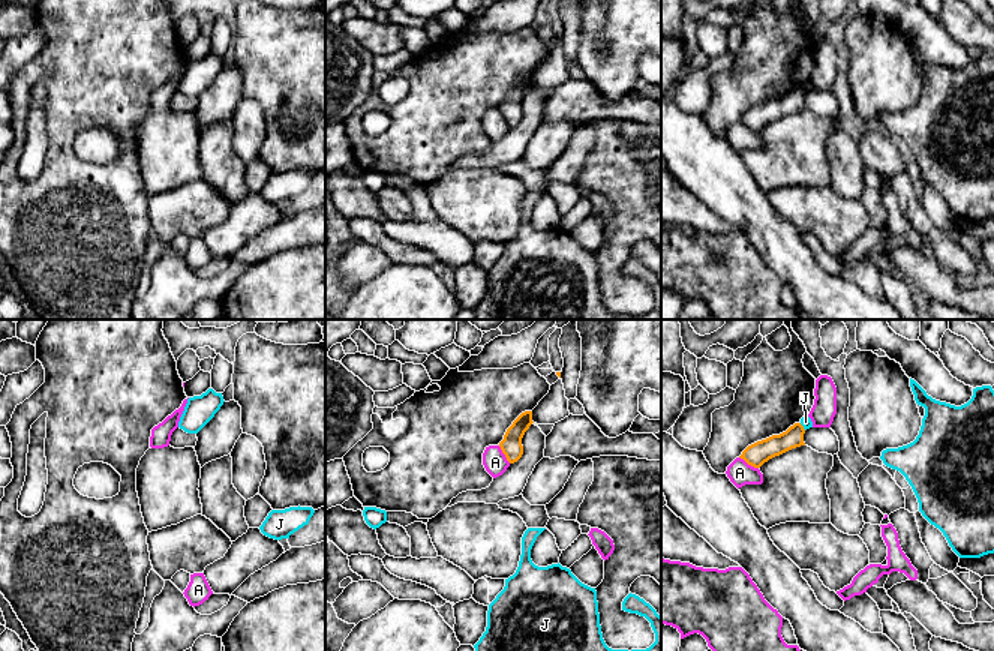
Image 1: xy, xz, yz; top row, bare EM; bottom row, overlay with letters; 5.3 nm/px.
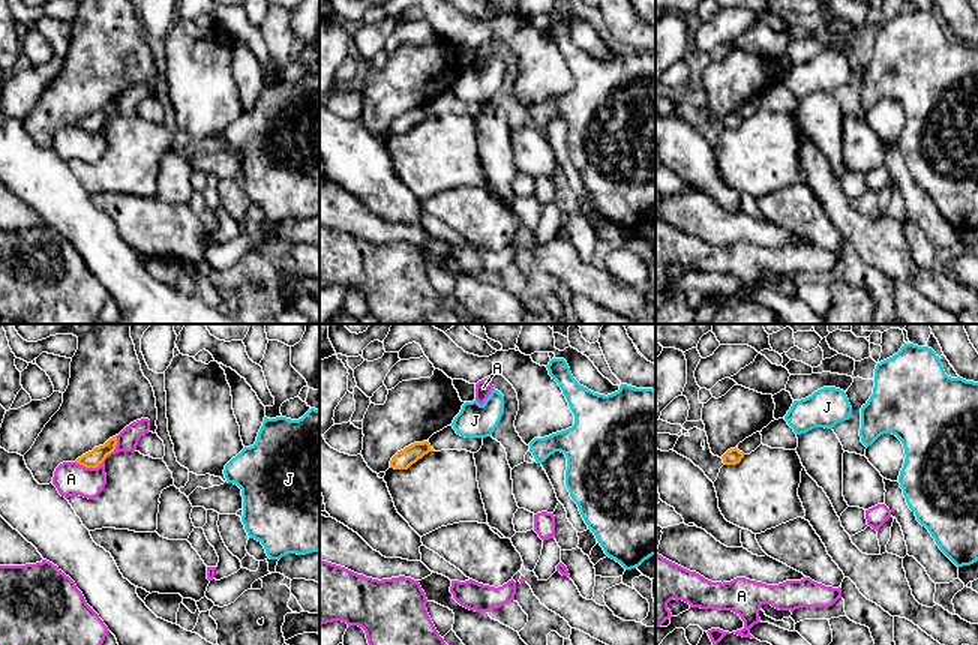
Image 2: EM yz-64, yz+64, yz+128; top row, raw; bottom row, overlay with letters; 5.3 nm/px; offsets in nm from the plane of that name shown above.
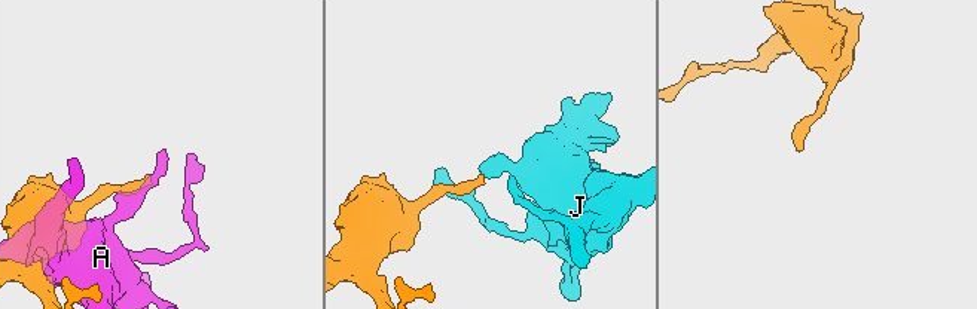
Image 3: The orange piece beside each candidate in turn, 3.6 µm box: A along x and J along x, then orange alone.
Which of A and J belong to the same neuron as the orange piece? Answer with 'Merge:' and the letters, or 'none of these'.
Merge: none of these

